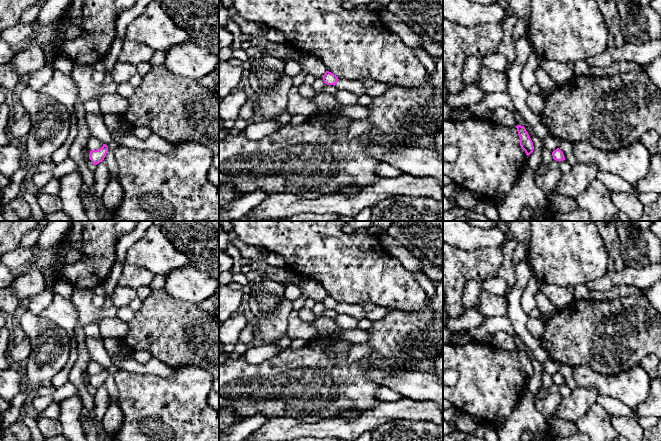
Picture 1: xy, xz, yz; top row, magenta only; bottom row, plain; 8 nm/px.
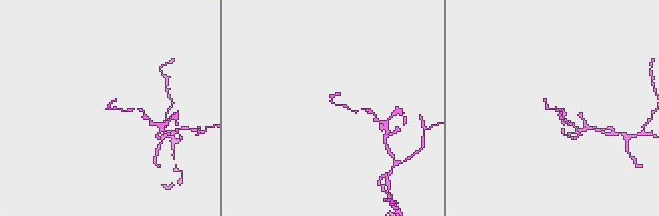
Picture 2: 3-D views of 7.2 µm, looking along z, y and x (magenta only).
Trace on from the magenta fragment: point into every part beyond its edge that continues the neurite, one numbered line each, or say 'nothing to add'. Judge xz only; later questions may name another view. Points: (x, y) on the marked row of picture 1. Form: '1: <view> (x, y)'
nothing to add

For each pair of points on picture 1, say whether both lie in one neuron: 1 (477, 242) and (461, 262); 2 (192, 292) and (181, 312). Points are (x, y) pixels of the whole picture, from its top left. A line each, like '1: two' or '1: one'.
1: two
2: two

